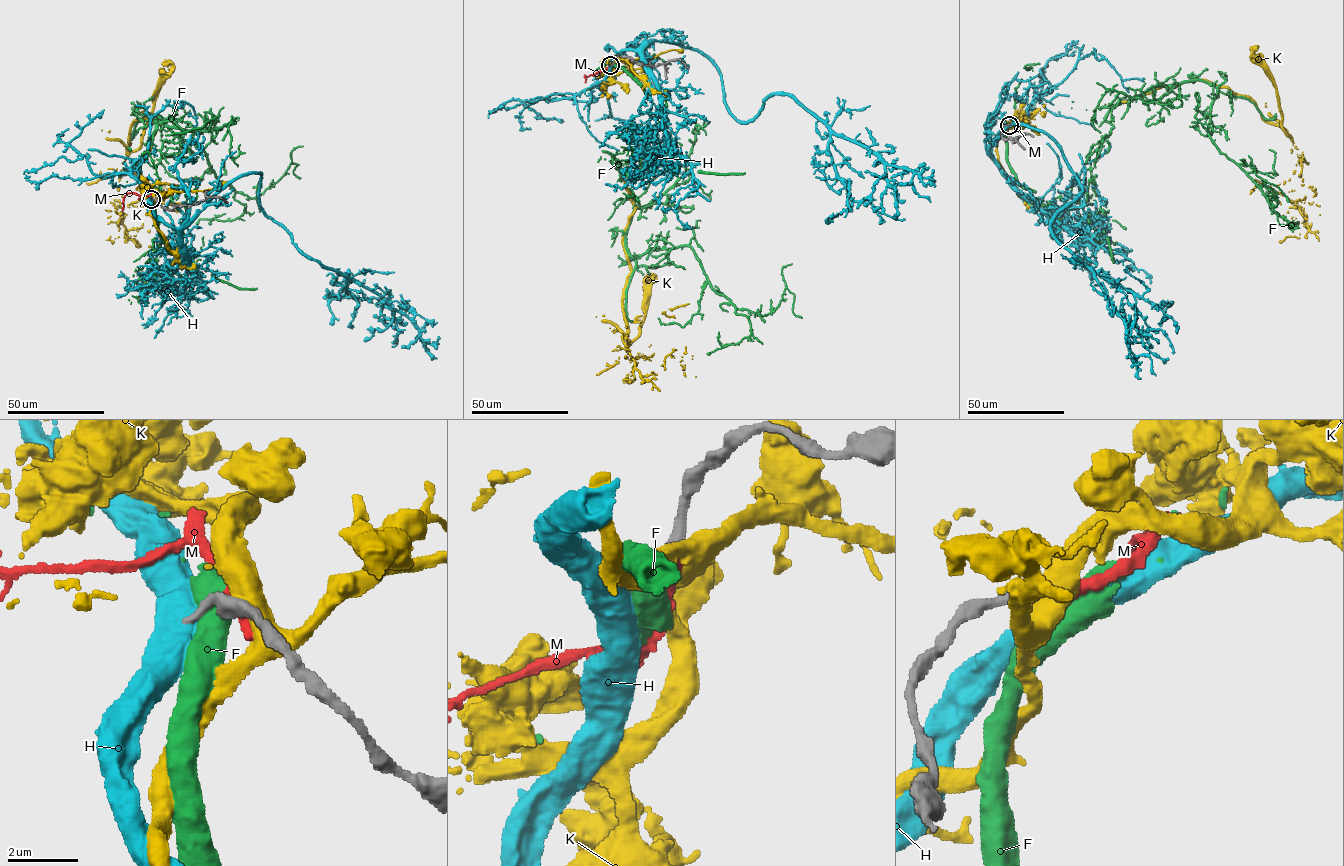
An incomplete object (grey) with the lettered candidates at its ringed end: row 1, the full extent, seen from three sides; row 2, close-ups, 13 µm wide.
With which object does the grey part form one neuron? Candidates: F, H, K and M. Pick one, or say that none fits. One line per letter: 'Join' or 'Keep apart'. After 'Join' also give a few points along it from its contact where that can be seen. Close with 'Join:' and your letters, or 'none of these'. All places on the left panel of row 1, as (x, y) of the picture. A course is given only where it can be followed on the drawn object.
F: Keep apart
H: Keep apart
K: Keep apart
M: Keep apart
Join: none of these

